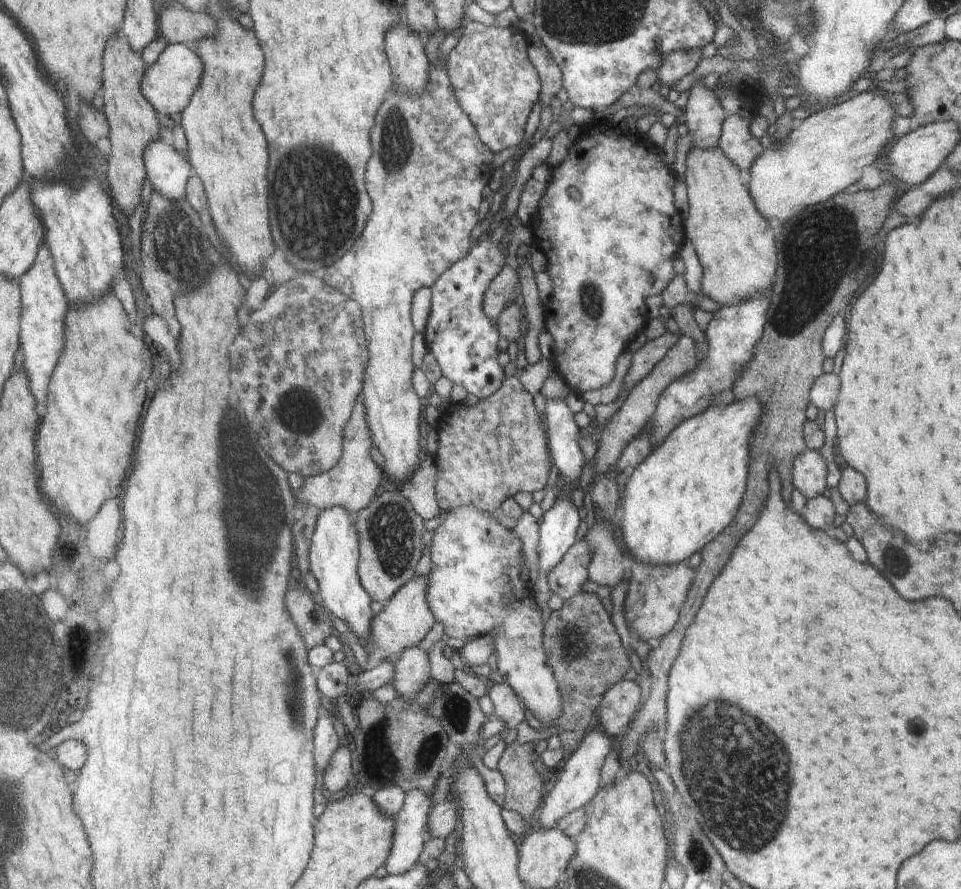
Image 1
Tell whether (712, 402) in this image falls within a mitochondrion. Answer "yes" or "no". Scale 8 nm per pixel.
no

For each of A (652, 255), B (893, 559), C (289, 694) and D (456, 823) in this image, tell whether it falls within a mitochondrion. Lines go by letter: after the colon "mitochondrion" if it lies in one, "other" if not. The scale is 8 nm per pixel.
A: other
B: mitochondrion
C: mitochondrion
D: other

